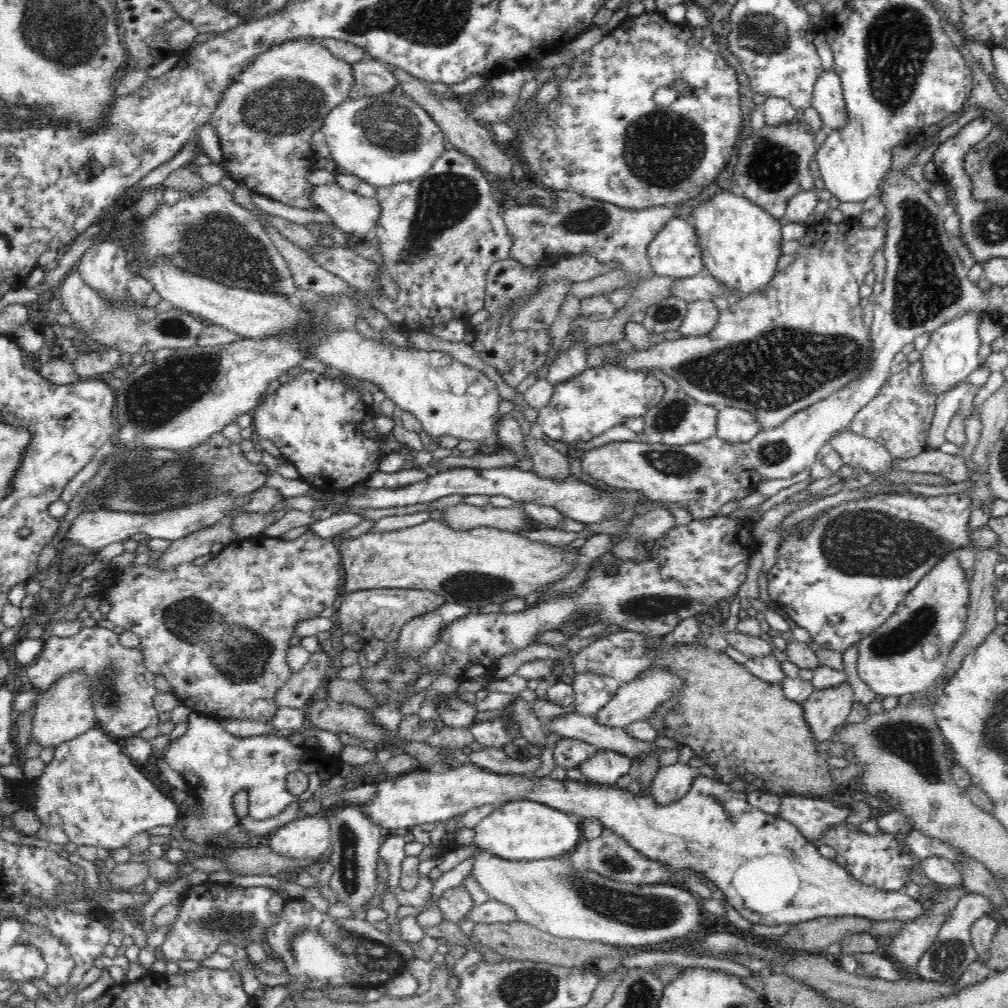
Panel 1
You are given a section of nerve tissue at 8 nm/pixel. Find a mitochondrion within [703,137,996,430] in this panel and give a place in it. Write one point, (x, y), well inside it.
(926, 284)

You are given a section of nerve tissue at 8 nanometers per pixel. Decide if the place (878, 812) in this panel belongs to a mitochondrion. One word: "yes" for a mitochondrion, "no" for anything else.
no

